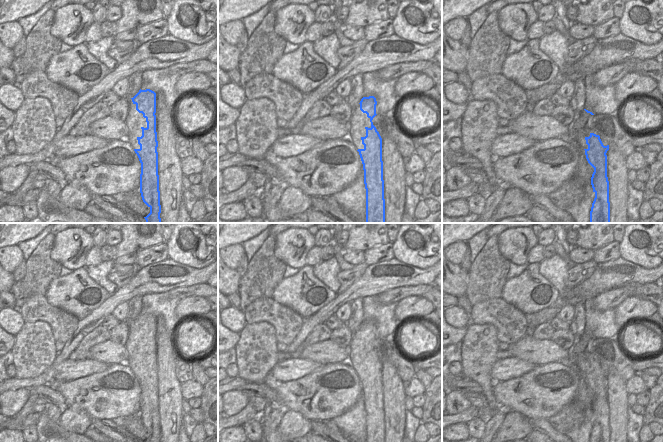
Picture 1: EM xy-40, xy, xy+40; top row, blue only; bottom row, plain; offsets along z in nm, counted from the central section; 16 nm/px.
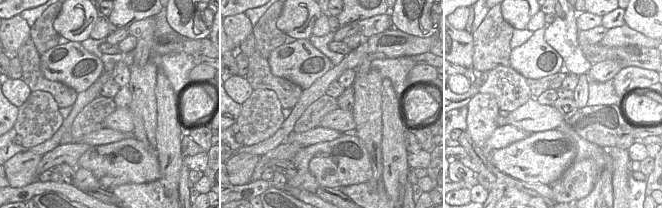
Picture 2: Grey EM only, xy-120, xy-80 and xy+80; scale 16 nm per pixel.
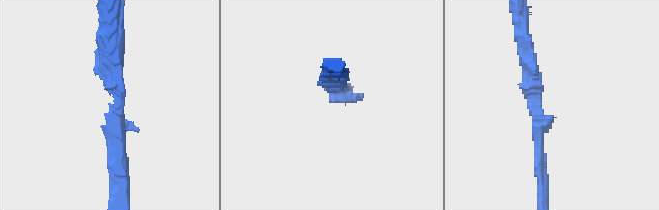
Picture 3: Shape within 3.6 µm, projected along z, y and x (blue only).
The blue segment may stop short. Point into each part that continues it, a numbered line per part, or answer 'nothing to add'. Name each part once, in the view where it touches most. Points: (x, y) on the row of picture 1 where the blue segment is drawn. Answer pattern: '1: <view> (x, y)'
nothing to add

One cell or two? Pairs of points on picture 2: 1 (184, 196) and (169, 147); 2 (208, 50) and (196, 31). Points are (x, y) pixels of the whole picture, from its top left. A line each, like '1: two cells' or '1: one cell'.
1: two cells
2: two cells

